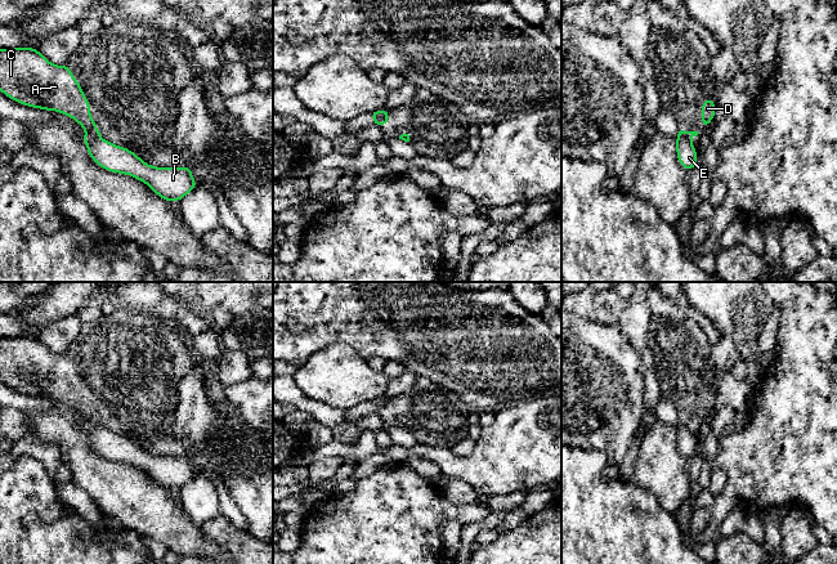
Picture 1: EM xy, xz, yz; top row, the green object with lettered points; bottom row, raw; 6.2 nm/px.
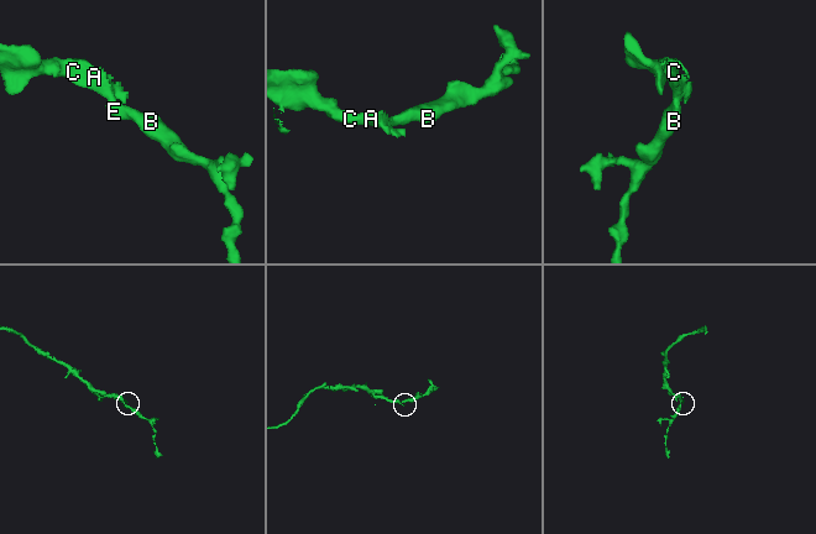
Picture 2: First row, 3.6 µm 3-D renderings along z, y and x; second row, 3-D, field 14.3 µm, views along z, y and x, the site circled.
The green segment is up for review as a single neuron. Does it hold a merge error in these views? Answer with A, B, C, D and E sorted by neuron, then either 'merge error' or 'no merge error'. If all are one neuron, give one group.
A C D / B E | merge error

